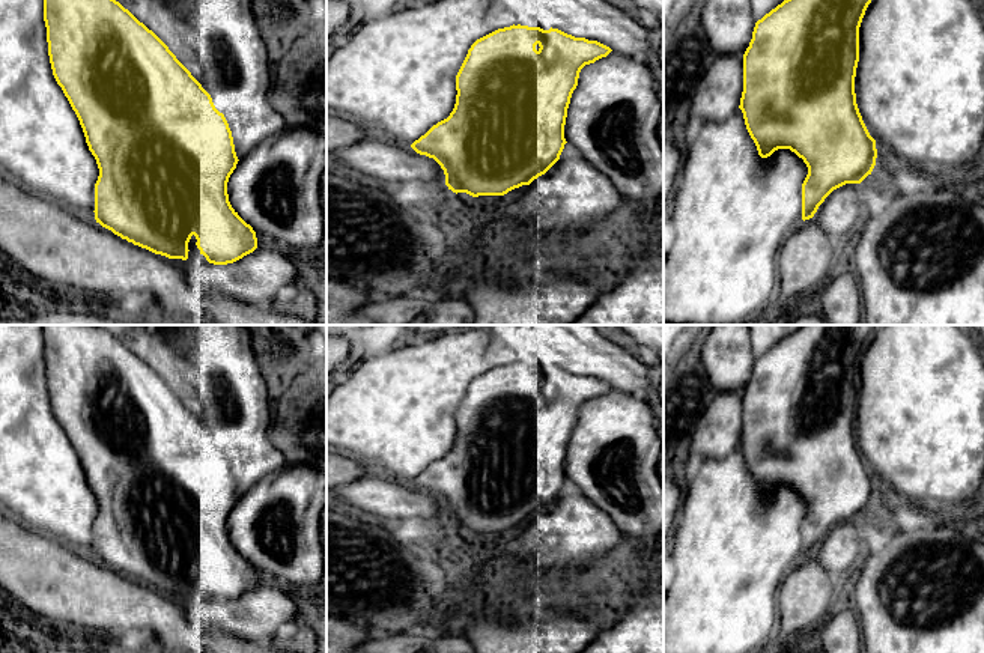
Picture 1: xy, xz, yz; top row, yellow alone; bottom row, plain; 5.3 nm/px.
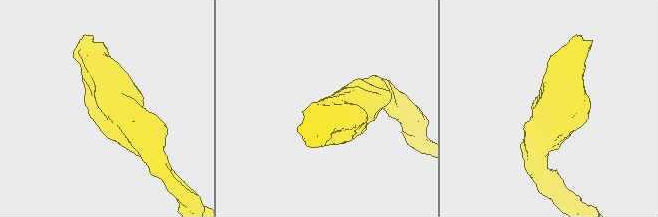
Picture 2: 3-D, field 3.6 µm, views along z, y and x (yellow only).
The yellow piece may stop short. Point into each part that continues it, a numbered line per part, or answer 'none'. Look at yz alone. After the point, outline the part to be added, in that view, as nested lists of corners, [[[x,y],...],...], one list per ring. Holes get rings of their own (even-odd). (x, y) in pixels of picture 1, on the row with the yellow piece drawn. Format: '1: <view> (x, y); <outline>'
1: yz (731, 211); [[[740,108],[725,120],[704,123],[688,152],[668,205],[664,325],[734,325],[752,317],[767,304],[784,242],[803,221],[802,184],[806,175],[806,164],[790,149],[778,149],[770,156],[761,158]]]

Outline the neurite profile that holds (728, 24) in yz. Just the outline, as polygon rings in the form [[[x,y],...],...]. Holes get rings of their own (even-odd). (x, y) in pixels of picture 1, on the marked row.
[[[707,0],[700,14],[704,33],[718,54],[745,54],[757,23],[751,0]]]

